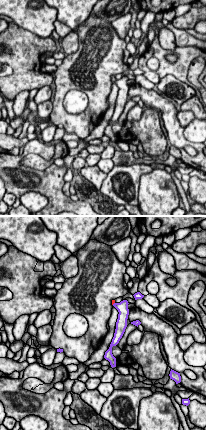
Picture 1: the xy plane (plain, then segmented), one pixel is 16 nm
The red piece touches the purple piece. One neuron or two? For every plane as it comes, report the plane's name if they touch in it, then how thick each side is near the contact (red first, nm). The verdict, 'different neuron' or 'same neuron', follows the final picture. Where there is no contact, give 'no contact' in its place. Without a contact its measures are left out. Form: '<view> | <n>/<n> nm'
xy | 60/190 nm

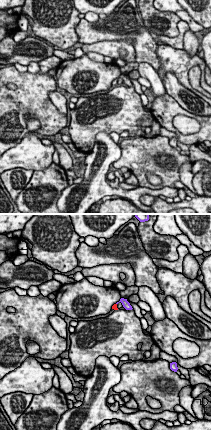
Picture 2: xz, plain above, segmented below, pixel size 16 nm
no contact

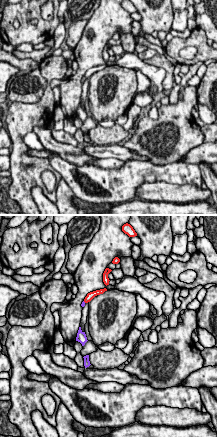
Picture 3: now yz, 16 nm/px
no contact

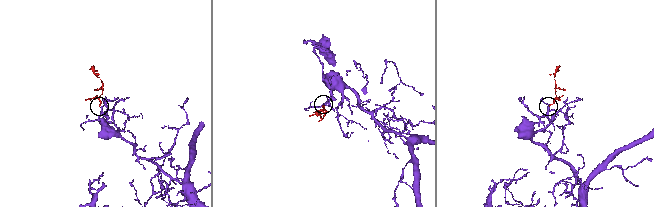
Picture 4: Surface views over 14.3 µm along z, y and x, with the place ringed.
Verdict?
same neuron

